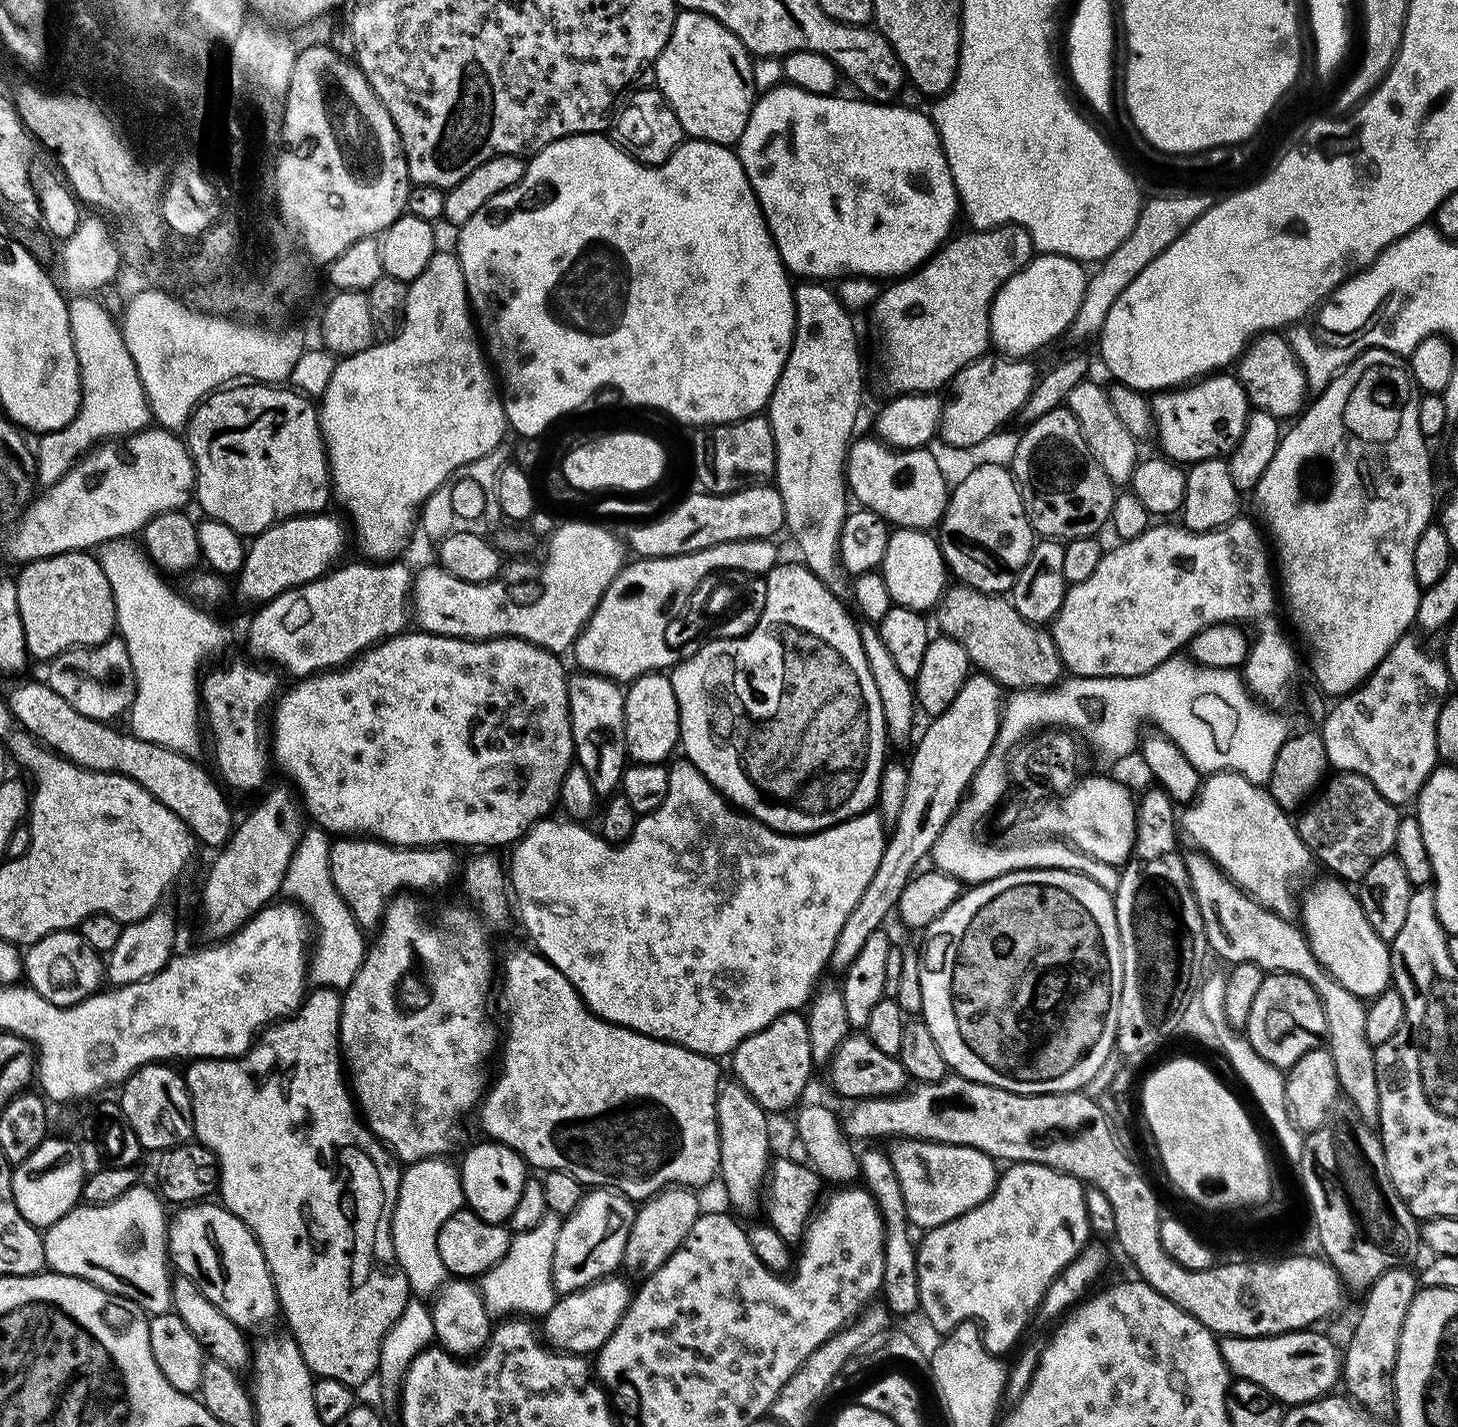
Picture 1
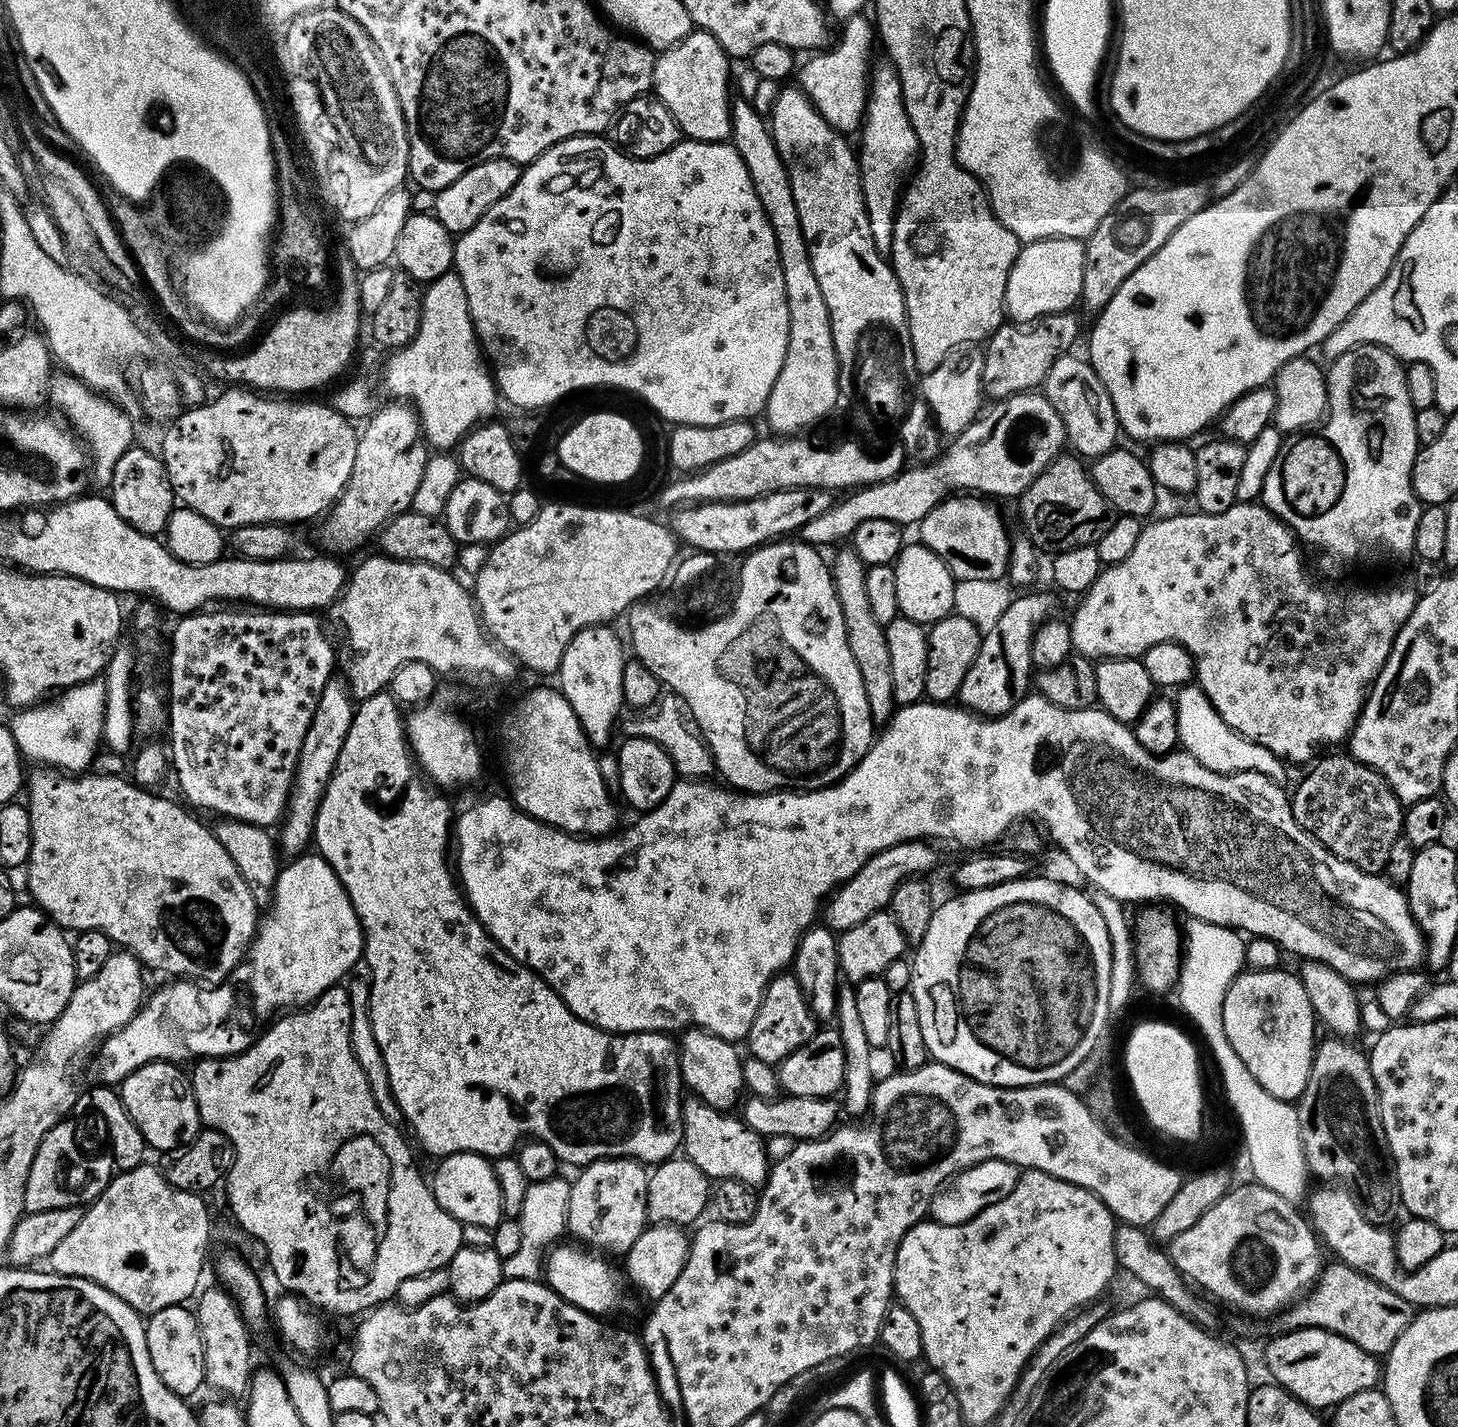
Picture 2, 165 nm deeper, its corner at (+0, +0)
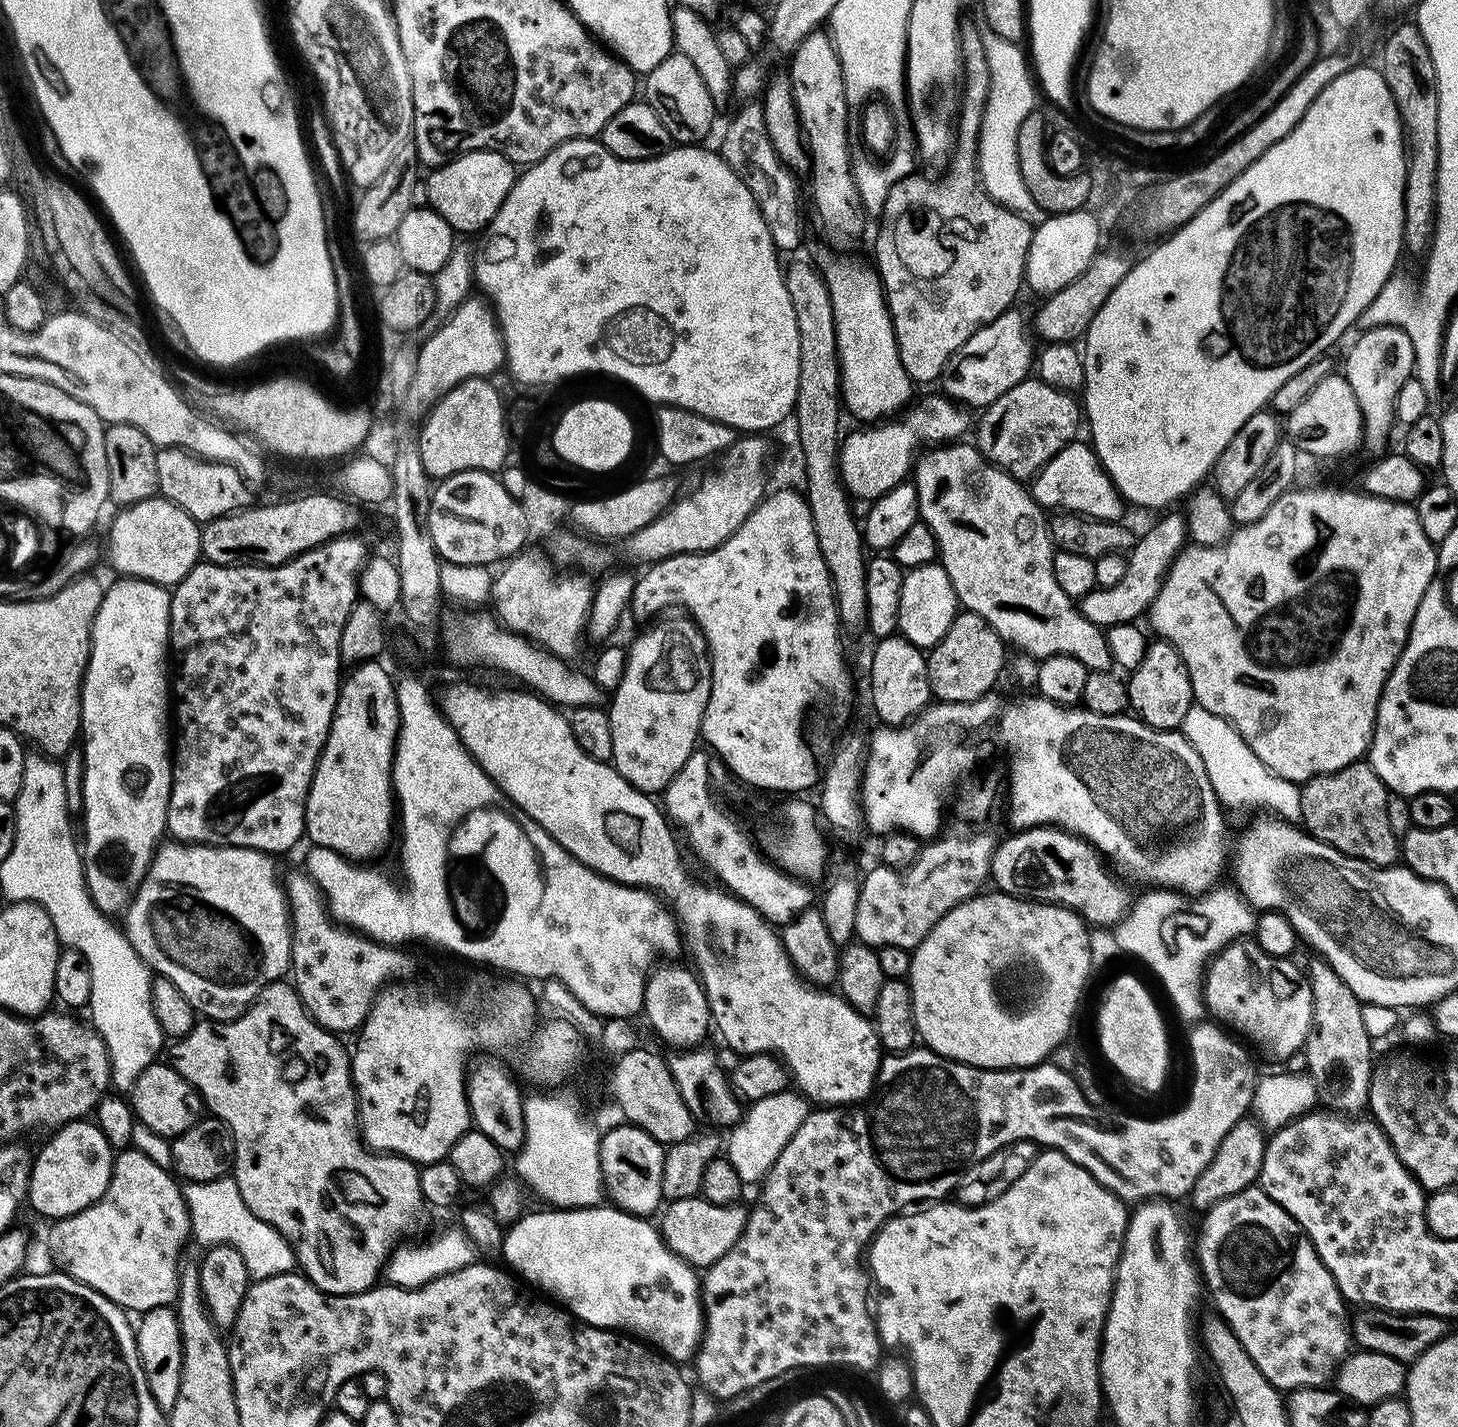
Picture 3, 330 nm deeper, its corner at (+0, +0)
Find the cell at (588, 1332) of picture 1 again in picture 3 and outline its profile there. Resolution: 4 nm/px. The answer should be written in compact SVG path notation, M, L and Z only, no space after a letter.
M702 1195L673 1200L659 1217L660 1235L664 1237L668 1247L686 1263L697 1270L706 1270L714 1262L718 1262L718 1258L722 1258L722 1254L726 1254L726 1250L730 1250L734 1242L738 1242L742 1230L748 1225L749 1209L740 1207L739 1203L715 1205Z

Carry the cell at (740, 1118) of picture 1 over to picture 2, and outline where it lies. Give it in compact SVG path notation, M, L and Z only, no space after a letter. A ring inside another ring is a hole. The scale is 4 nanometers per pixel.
M692 1026L679 1037L680 1079L685 1089L693 1088L699 1099L711 1108L732 1110L741 1103L744 1087L744 1060L735 1043L723 1040L706 1030ZM685 1035L685 1036L684 1036ZM734 1107L735 1108L732 1108Z

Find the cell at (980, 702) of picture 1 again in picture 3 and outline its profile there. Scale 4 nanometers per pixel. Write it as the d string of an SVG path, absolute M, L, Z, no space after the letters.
M1169 511L1153 523L1152 529L1145 536L1139 537L1131 552L1127 553L1126 574L1122 574L1122 582L1118 586L1097 588L1078 601L1083 616L1102 629L1110 629L1116 624L1131 624L1139 621L1152 607L1154 598L1158 598L1160 587L1168 576L1170 566L1179 558L1189 543L1188 524L1185 517L1178 511Z

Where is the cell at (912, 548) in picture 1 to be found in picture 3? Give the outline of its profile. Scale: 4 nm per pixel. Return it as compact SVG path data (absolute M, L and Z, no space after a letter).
M939 563L923 564L921 568L905 571L902 582L902 598L898 610L898 632L915 648L931 650L946 638L950 626L958 615L958 601L954 586Z

